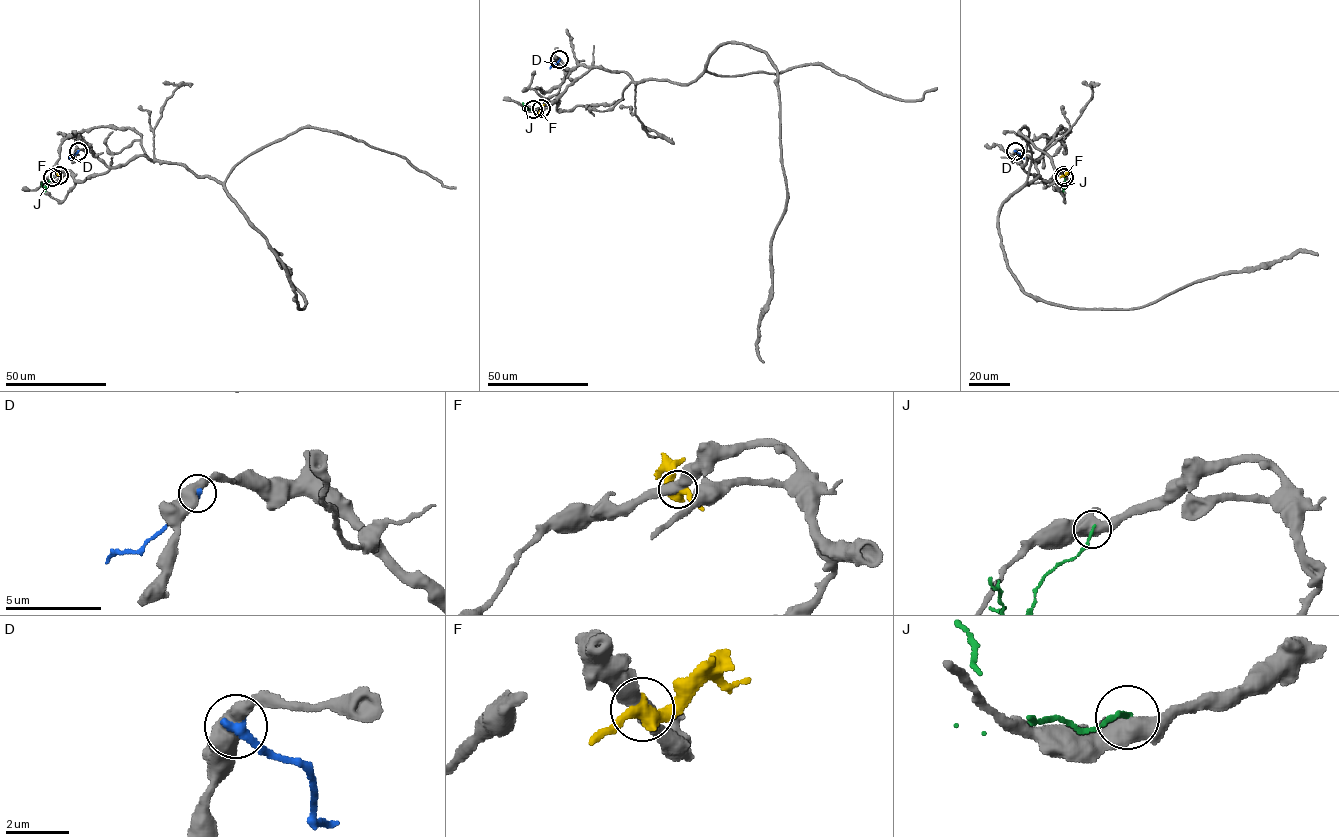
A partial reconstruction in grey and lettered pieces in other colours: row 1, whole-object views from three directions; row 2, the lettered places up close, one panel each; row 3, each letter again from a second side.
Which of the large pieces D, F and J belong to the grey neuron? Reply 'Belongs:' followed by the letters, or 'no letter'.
Belongs: no letter

